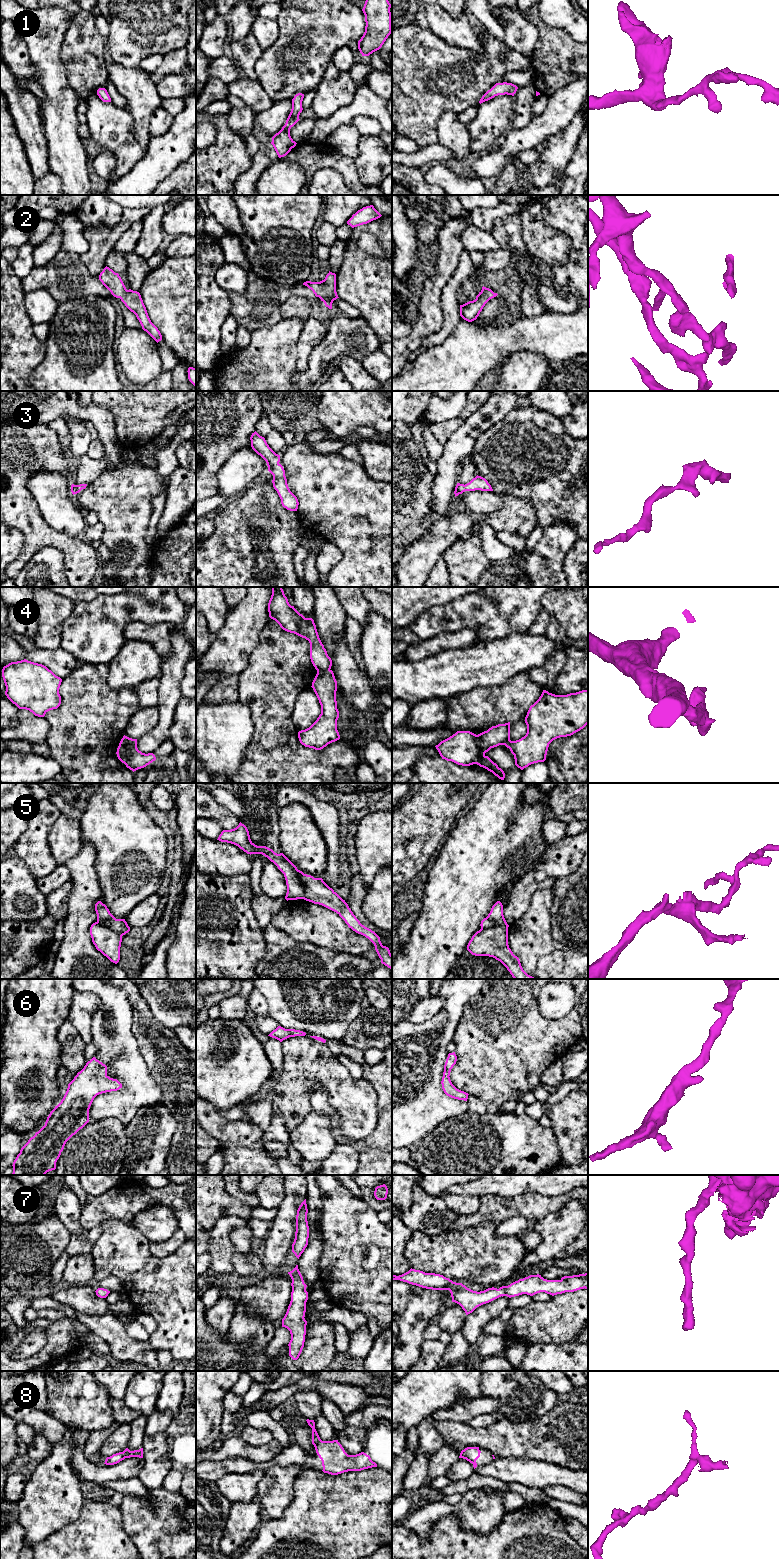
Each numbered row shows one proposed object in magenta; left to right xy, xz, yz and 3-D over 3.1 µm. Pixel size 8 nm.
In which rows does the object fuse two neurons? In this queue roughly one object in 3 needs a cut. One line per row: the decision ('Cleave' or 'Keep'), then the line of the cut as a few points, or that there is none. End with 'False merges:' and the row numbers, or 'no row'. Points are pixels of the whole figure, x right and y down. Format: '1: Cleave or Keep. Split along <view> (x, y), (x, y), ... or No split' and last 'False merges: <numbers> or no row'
1: Keep. No split
2: Keep. No split
3: Keep. No split
4: Cleave. Split along yz (476, 735), (477, 763)
5: Cleave. Split along xz (297, 870), (300, 880), (304, 885), (303, 898)
6: Keep. No split
7: Keep. No split
8: Cleave. Split along xz (321, 1440), (315, 1447)
False merges: 4, 5, 8

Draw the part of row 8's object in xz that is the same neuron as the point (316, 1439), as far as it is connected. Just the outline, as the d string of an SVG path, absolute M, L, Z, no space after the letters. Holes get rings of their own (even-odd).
M306 1420L308 1425L312 1428L312 1444L314 1445L314 1447L316 1447L316 1445L321 1441L316 1429L315 1429L315 1422L314 1420Z

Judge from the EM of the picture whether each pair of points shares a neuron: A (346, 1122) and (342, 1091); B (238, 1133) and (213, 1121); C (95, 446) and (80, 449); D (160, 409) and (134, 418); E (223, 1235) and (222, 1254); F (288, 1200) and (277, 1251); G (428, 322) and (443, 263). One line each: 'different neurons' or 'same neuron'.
A: same neuron
B: same neuron
C: different neurons
D: same neuron
E: same neuron
F: same neuron
G: same neuron

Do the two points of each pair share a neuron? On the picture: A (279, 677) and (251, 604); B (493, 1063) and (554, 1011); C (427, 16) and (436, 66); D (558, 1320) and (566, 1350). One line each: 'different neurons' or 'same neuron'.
A: different neurons
B: different neurons
C: different neurons
D: different neurons

